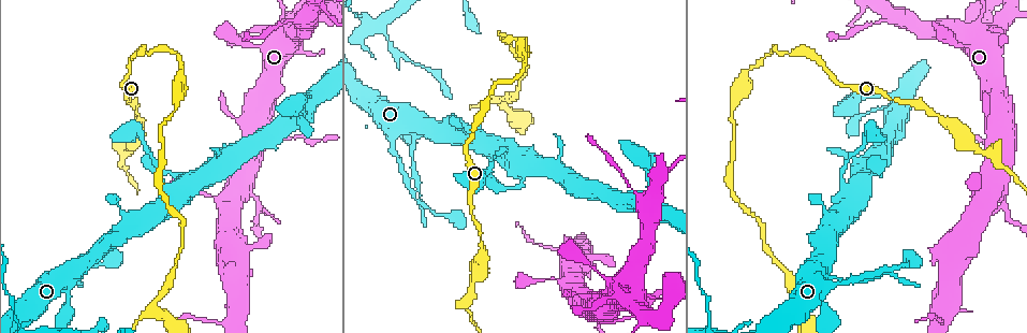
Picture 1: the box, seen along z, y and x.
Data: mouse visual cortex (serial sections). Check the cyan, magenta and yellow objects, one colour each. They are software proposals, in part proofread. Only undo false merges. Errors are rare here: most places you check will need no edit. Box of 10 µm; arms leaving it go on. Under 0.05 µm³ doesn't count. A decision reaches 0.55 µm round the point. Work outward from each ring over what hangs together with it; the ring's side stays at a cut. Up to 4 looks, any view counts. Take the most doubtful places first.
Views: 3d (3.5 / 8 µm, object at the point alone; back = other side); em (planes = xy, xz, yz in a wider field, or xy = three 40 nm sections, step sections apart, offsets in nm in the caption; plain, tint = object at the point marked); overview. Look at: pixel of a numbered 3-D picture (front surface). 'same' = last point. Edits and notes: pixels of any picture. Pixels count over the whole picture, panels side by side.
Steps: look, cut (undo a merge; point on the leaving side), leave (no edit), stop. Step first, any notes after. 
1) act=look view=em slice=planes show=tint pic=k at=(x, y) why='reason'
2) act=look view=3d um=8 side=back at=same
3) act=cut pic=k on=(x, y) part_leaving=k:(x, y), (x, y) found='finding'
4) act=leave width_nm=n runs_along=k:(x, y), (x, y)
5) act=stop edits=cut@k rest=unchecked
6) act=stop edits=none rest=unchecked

act=look view=em slice=xy step=1 show=tint pic=1 at=(1007, 125) why='calibre changes'

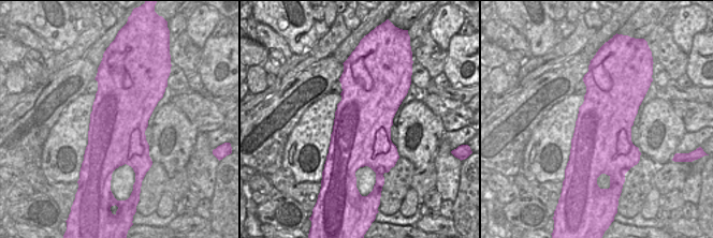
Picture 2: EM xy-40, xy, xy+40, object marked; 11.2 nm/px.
act=look view=3d um=3.5 at=same why='wider look'

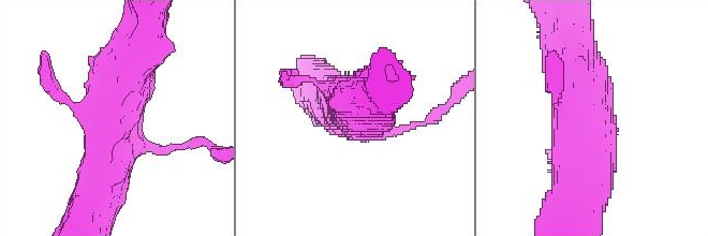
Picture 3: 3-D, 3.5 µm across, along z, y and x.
act=leave runs_along=3:(139, 35), (97, 164) found='all the same cell'

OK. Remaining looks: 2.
act=look view=3d um=3.5 side=back pic=1 at=(154, 309) why='a fork'

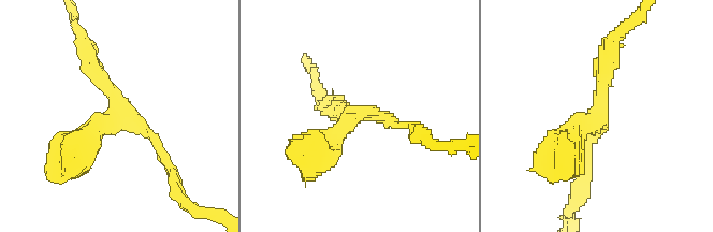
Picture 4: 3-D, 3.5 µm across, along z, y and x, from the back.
act=look view=em slice=xy step=1 show=tint pic=4 at=(117, 111) arms=3 arm_widths_nm=150,250,300

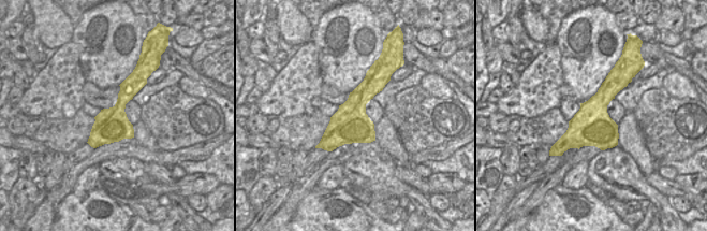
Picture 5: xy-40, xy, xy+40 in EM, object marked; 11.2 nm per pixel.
act=leave runs_along=4:(607, 46), (599, 113), (561, 149) found='continuous, no second cell'

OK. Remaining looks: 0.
act=stop edits=none rest=unchecked

